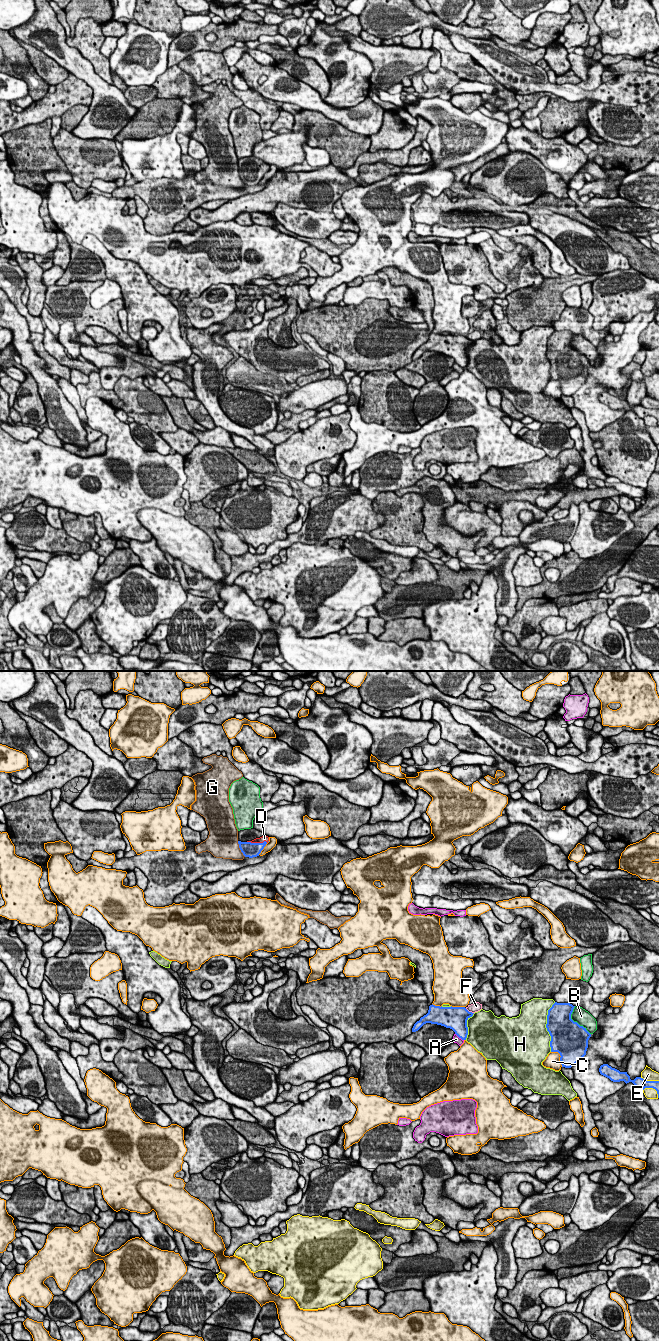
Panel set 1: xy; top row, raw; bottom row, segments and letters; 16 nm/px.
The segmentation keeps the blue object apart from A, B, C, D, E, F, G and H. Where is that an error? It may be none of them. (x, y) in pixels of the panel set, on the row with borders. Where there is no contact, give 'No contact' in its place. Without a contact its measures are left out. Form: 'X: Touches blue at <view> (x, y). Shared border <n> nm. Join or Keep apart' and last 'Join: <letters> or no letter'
A: Touches blue at xy (459, 1037). Shared border 190 nm. Keep apart
B: Touches blue at xy (575, 1022). Shared border 550 nm. Keep apart
C: Touches blue at xy (560, 1055). Shared border 320 nm. Keep apart
D: Touches blue at xy (257, 843). Shared border 360 nm. Join
E: Touches blue at xy (652, 1087). Shared border 300 nm. Keep apart
F: Touches blue at xy (468, 1011). Shared border 170 nm. Keep apart
G: Touches blue at xy (240, 849). Shared border 280 nm. Keep apart
H: Touches blue at xy (546, 1027). Shared border 800 nm. Keep apart
Join: D

